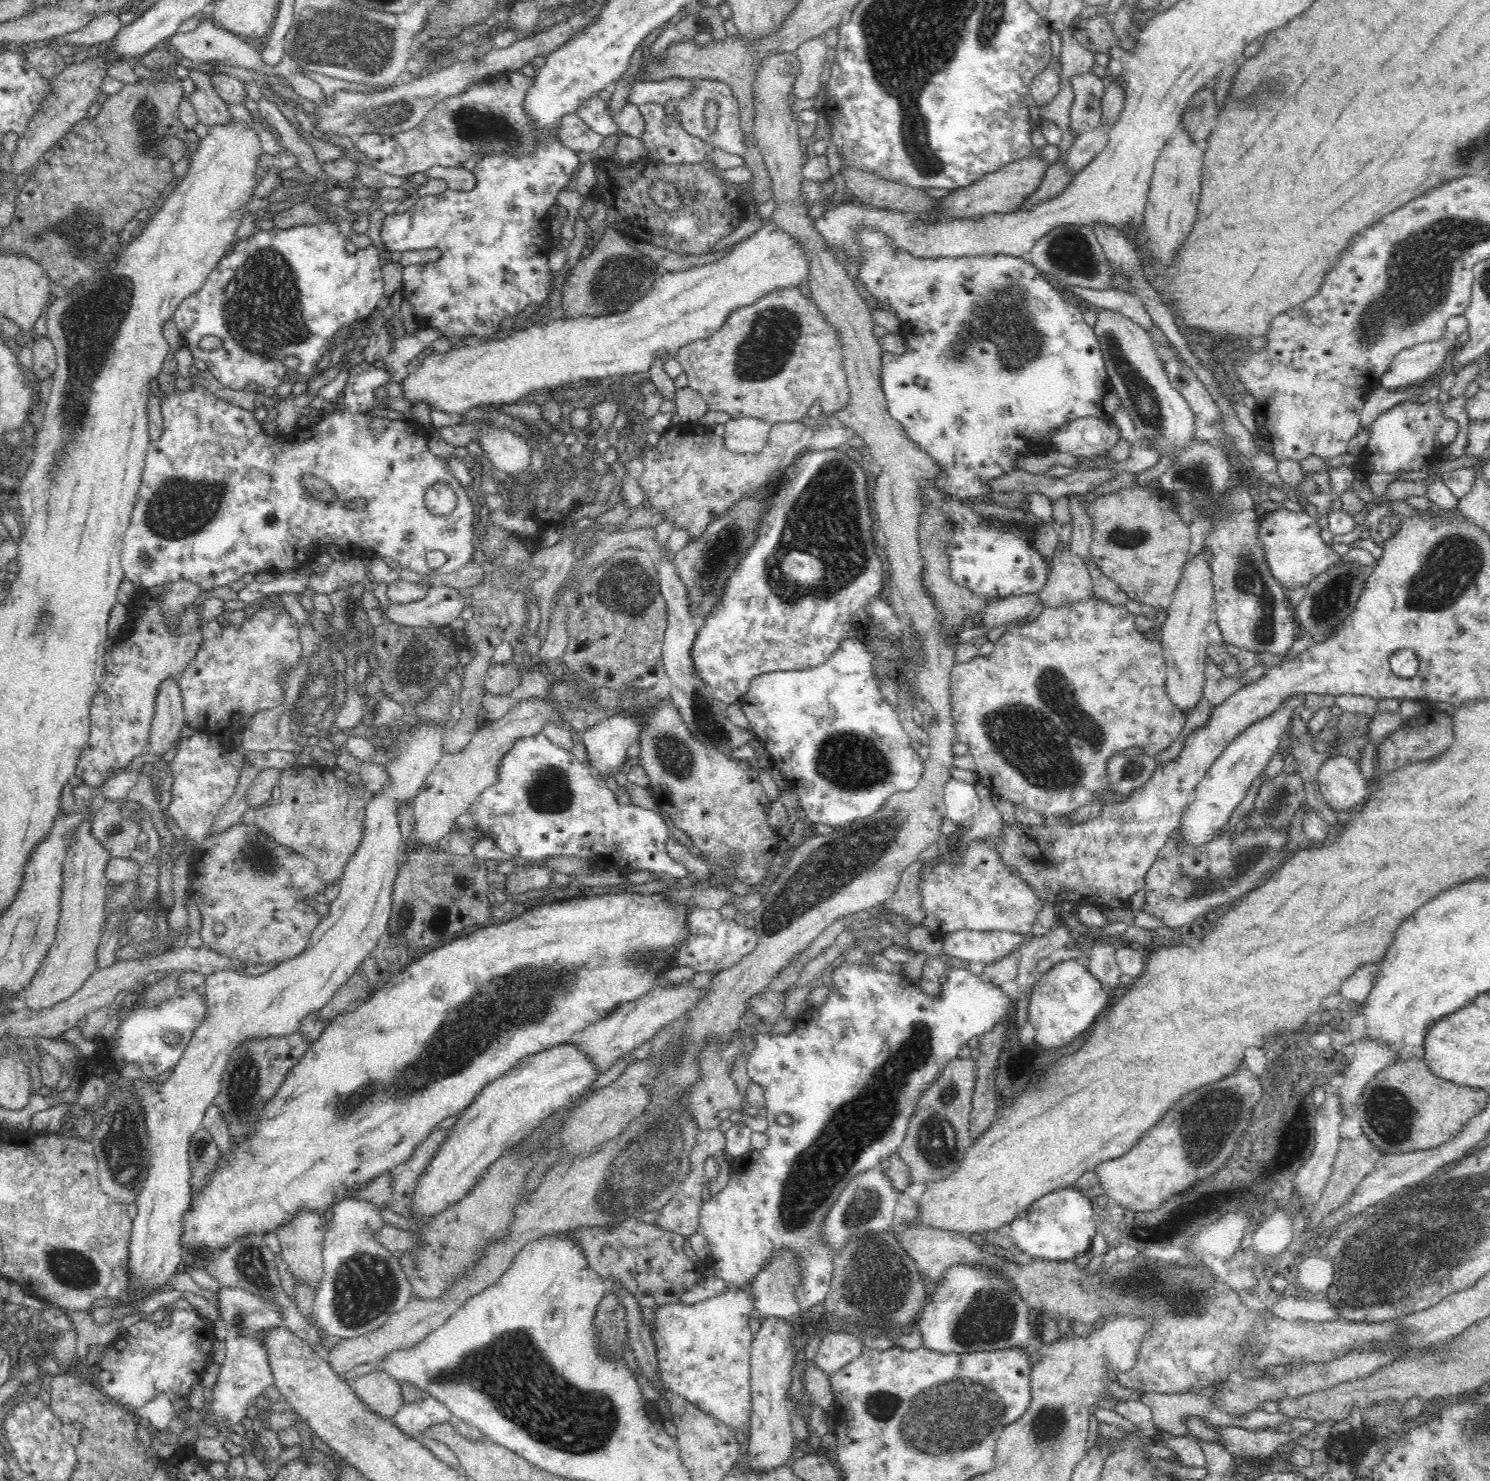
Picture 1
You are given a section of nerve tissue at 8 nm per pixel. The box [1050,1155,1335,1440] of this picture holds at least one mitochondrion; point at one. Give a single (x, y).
(1168, 1291)

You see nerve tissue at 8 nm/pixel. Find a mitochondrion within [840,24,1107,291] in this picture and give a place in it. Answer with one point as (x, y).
(1068, 253)

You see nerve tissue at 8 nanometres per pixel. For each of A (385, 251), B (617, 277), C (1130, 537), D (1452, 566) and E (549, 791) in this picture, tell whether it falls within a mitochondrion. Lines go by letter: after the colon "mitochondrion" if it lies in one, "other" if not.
A: other
B: mitochondrion
C: mitochondrion
D: mitochondrion
E: mitochondrion

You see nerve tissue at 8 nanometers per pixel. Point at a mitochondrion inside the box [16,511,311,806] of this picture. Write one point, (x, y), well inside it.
(39, 626)

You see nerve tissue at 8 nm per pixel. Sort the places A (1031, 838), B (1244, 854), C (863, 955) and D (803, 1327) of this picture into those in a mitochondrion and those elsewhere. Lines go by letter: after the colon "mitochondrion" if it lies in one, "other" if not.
A: other
B: mitochondrion
C: other
D: other

